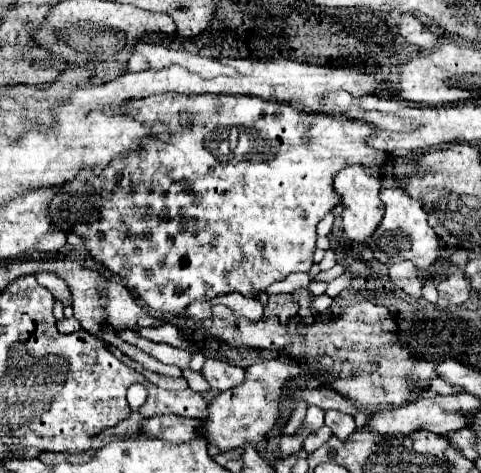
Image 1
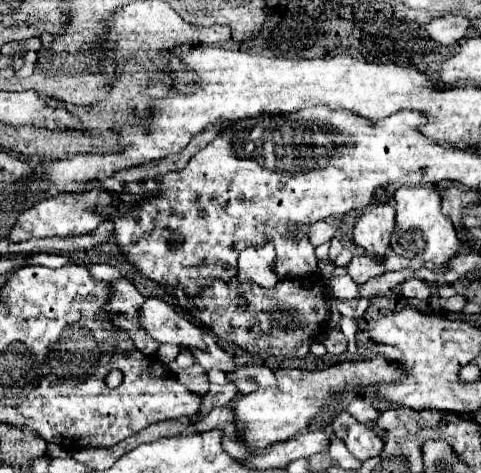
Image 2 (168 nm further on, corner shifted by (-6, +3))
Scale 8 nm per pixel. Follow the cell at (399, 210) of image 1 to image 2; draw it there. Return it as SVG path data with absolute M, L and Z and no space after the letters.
M401 186L395 192L395 210L397 210L397 228L395 234L391 236L391 248L399 256L421 258L425 262L441 266L457 254L461 240L457 238L451 218L441 212L441 194L437 190L425 186L413 186L413 188Z

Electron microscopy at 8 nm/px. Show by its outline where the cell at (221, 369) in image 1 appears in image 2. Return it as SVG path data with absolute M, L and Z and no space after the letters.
M265 364L239 366L231 374L227 374L227 378L237 386L237 390L241 394L251 394L259 388L275 388L277 386L273 370L267 368Z

